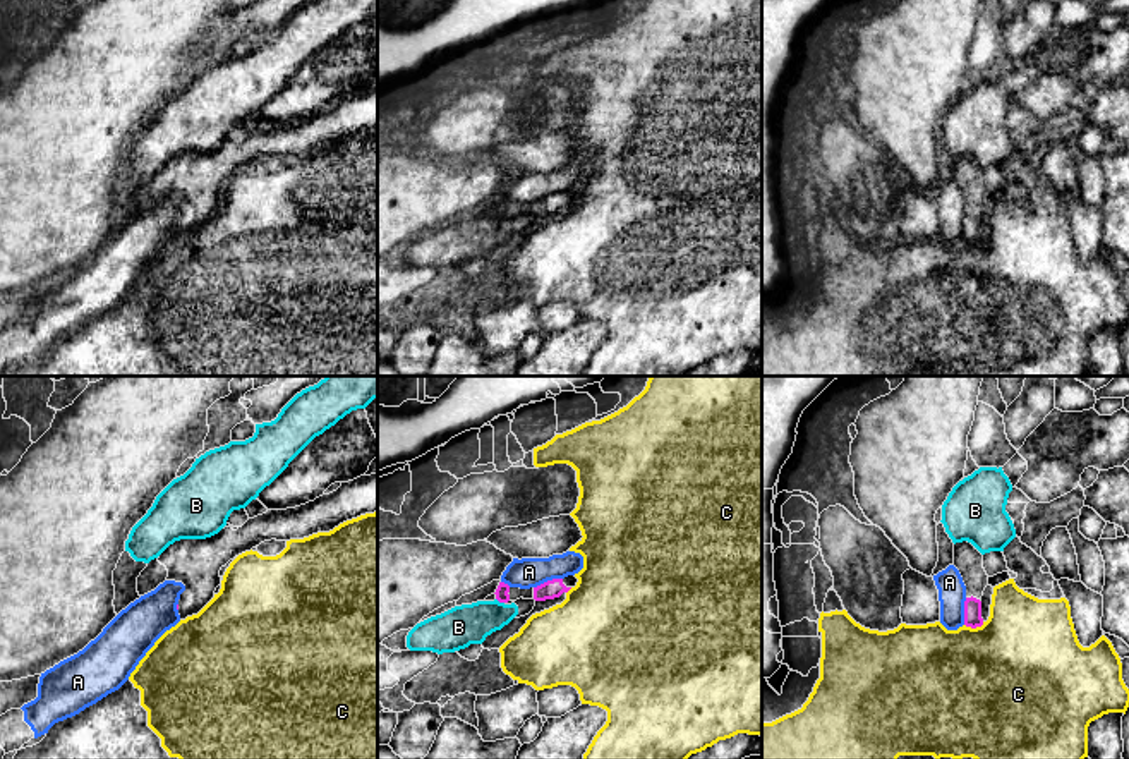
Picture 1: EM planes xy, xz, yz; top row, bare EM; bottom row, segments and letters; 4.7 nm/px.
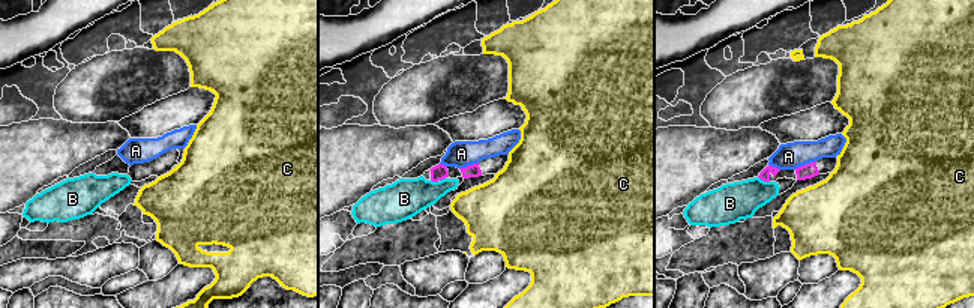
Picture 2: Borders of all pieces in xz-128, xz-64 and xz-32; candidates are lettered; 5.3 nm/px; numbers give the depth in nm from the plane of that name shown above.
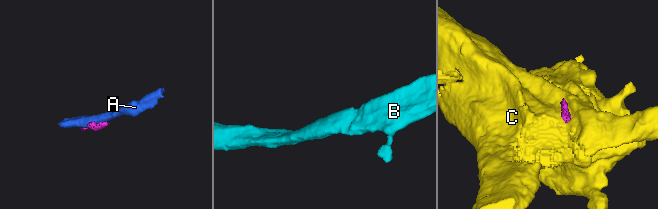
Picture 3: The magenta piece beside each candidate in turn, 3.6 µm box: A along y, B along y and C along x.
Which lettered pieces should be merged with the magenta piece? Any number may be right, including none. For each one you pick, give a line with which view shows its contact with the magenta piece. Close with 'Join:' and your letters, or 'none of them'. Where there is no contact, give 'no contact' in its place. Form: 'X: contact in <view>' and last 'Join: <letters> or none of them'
Join: none of them

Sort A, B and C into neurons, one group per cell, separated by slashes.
A / B / C

